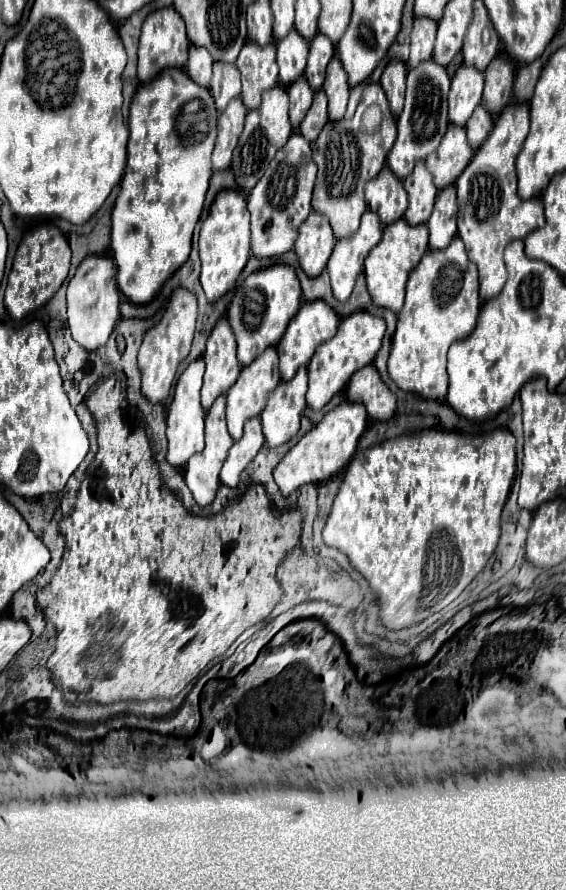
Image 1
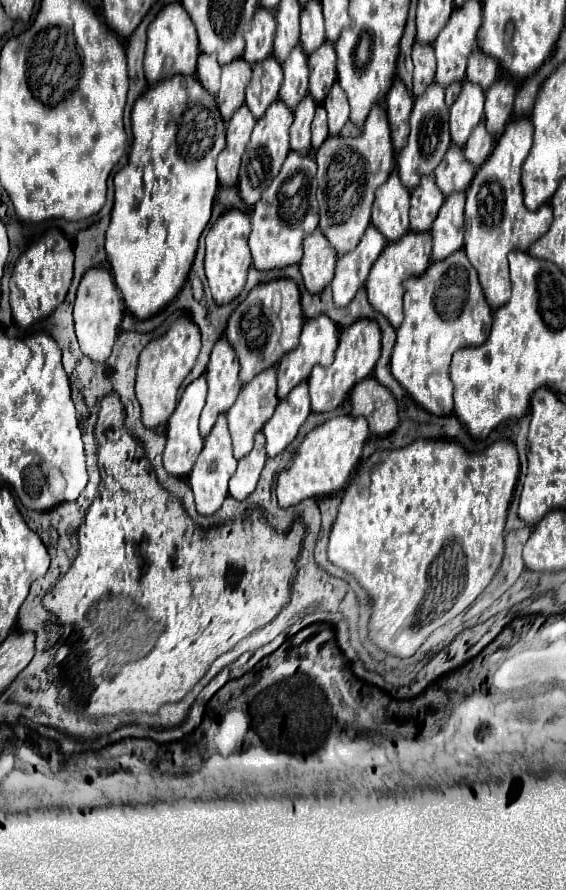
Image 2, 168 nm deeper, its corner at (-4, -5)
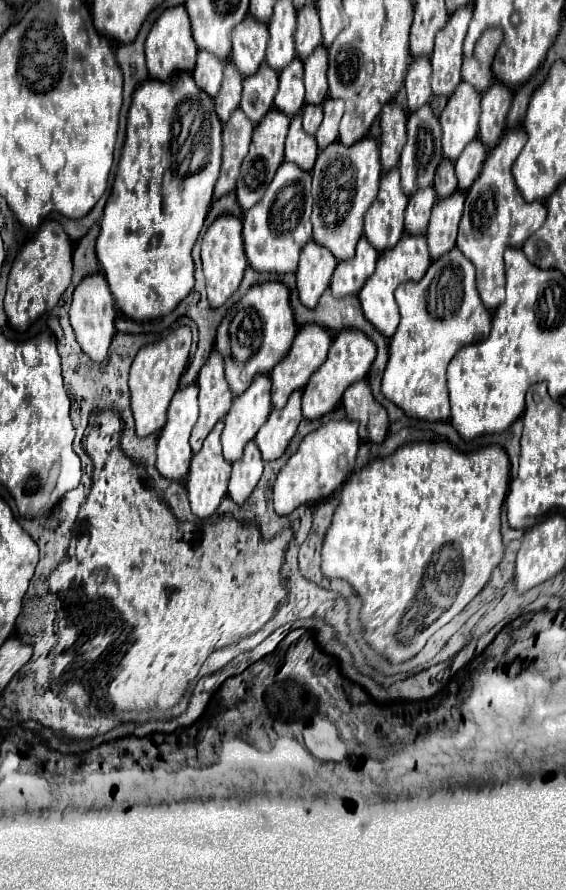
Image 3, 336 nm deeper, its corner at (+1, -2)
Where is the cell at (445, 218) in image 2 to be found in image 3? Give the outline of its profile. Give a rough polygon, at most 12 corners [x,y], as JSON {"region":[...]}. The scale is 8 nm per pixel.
{"region":[[465,193],[439,199],[425,233],[431,259],[455,247]]}

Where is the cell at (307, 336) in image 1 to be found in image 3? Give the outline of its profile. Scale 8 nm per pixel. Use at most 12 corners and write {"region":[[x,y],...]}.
{"region":[[299,327],[287,357],[269,373],[273,407],[325,363],[331,333]]}

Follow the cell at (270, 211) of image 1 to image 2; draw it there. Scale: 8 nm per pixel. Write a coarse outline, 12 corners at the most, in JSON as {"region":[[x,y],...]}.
{"region":[[290,152],[250,220],[256,270],[302,260],[316,164]]}

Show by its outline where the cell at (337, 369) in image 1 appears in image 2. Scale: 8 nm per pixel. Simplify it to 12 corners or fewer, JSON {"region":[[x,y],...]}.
{"region":[[378,324],[340,332],[334,362],[308,378],[312,412],[330,412],[380,358]]}

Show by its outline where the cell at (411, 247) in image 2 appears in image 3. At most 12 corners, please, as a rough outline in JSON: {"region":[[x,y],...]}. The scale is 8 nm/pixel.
{"region":[[405,233],[379,255],[359,291],[367,321],[385,337],[399,325],[397,285],[419,281],[425,235]]}

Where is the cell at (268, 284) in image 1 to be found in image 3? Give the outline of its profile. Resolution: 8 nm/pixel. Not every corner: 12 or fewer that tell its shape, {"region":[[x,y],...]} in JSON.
{"region":[[253,285],[223,317],[215,349],[241,395],[291,349],[289,289]]}

